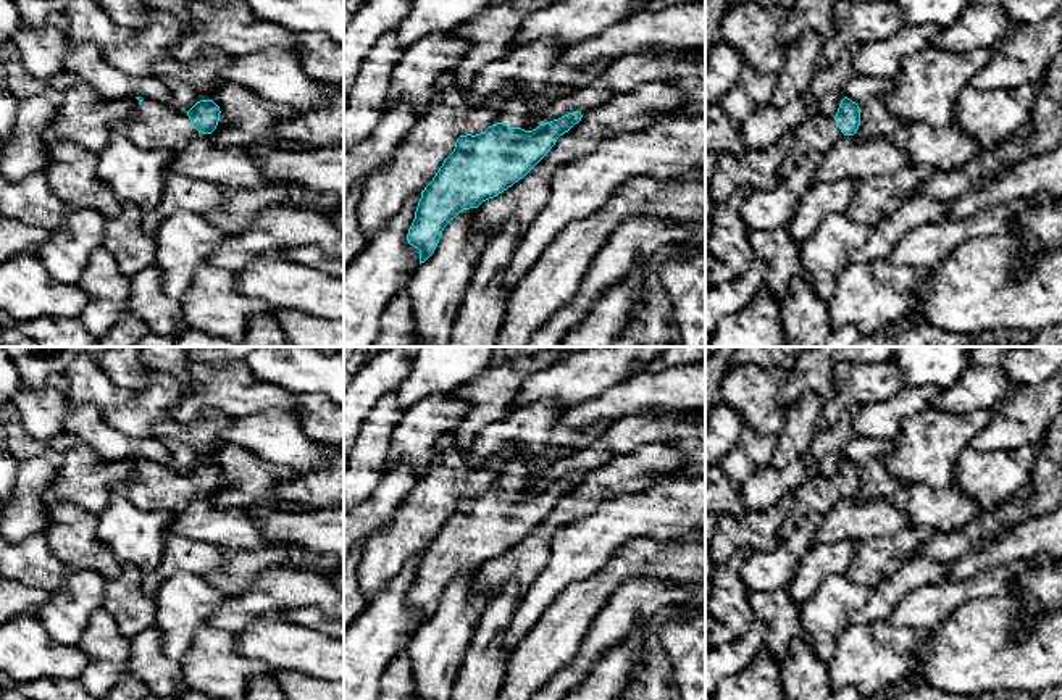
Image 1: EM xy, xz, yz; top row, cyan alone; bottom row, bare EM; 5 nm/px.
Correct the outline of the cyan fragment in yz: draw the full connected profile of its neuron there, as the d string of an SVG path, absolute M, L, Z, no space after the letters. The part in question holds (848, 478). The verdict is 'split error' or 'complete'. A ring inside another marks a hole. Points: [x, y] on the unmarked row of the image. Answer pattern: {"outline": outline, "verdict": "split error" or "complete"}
{"outline": "M844 458L834 479L817 474L807 477L794 490L792 511L784 518L778 529L781 540L788 539L796 523L804 516L823 515L830 511L842 497L854 497L860 487L860 469L855 463Z", "verdict": "split error"}

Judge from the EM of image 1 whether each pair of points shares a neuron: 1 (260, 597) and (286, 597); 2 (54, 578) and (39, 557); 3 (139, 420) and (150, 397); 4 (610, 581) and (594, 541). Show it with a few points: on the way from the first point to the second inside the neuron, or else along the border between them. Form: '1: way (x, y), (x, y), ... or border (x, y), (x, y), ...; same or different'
1: way (267, 597), (280, 597); same
2: way (49, 573), (39, 562); same
3: way (141, 415), (150, 402); same
4: border (633, 541), (628, 541), (597, 571), (572, 584); different

